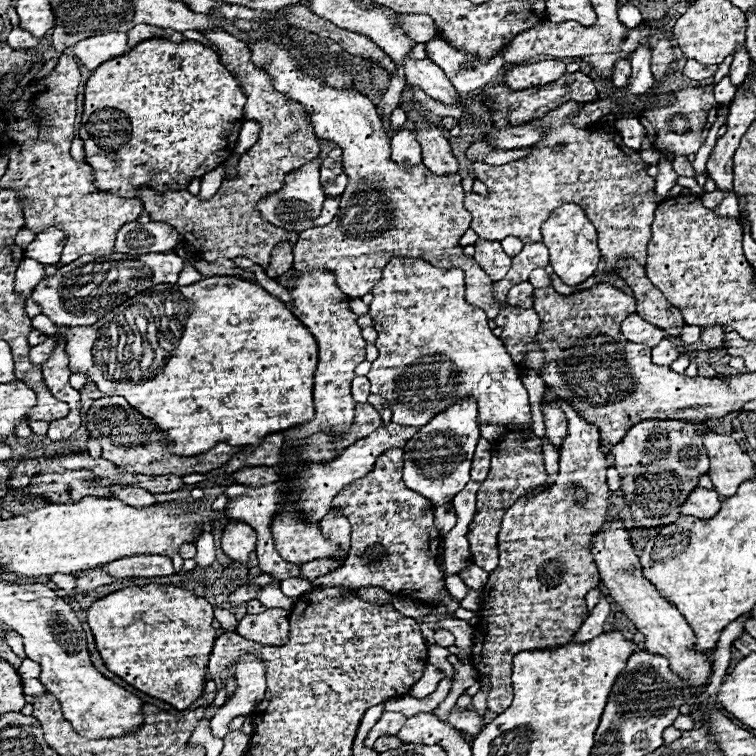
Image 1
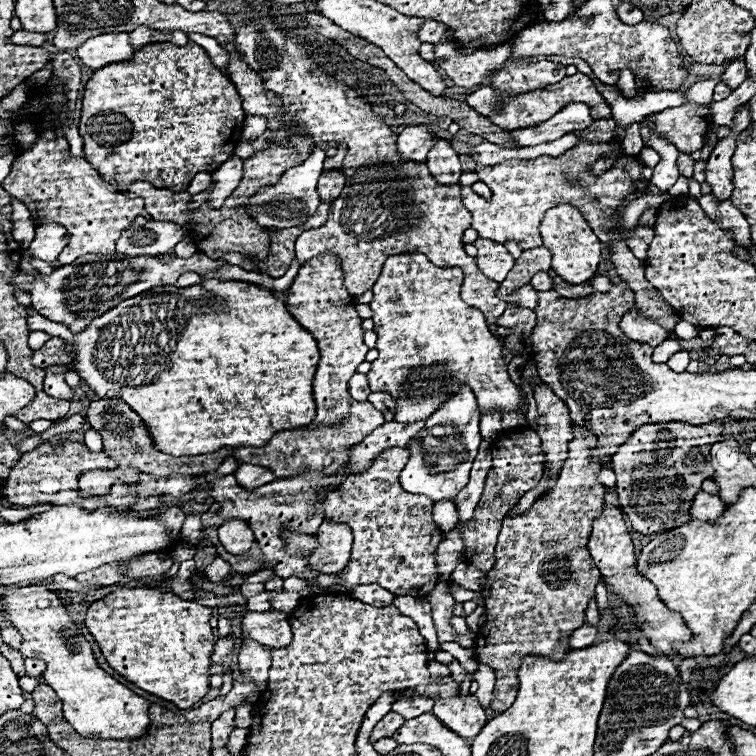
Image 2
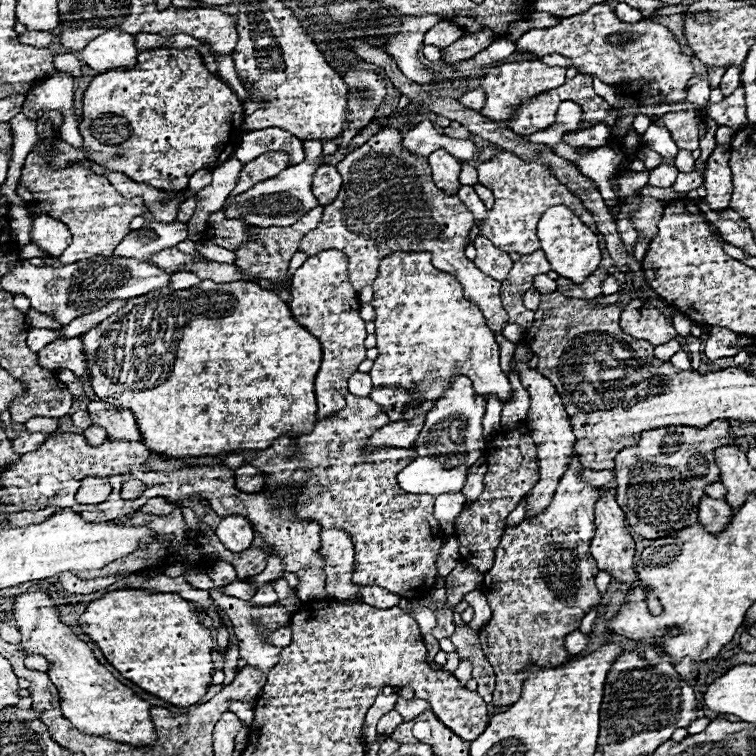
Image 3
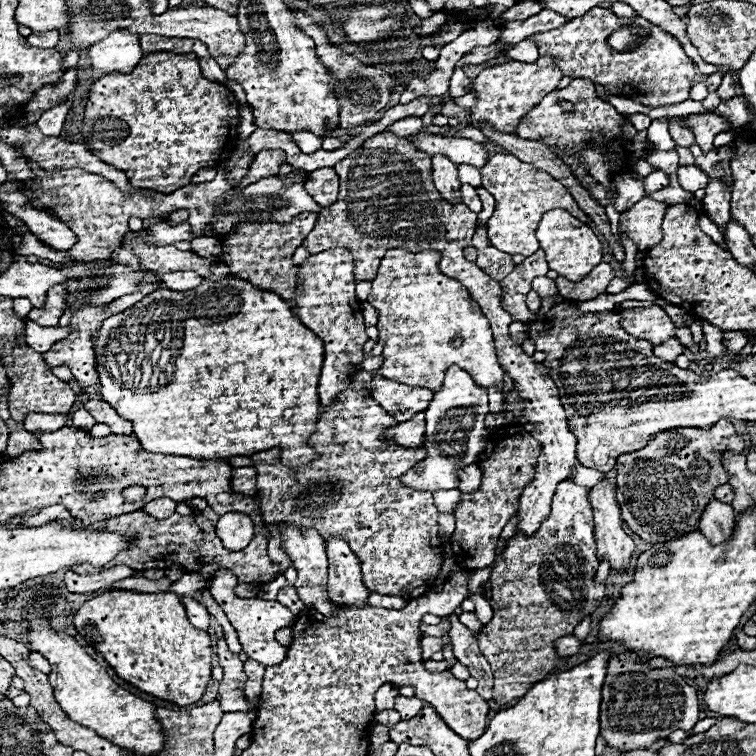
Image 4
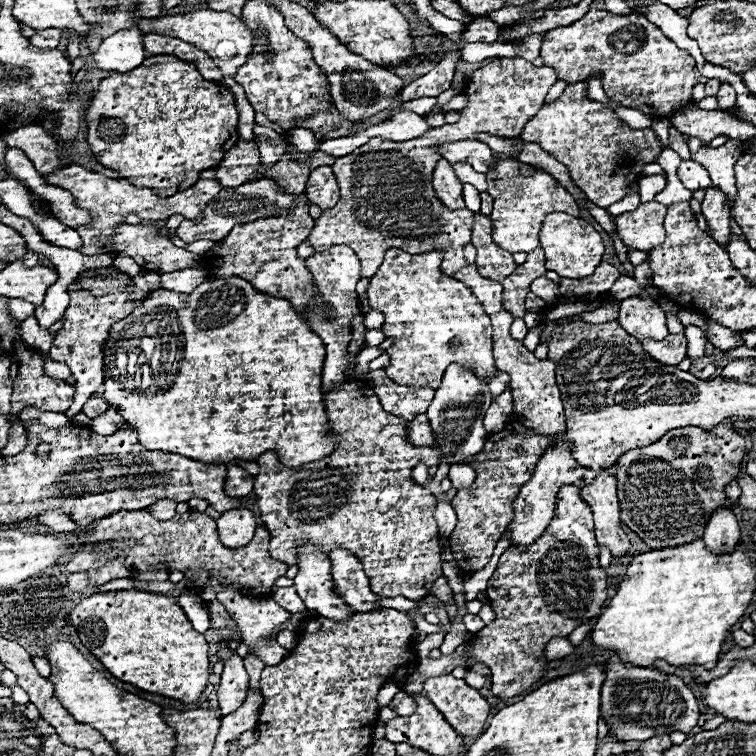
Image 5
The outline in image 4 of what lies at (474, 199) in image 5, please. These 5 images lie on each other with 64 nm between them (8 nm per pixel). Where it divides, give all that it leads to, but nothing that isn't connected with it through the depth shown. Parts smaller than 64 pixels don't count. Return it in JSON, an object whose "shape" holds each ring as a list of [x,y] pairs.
{"shape":[[[462,184],[460,188],[461,199],[470,210],[479,213],[482,210],[482,202],[476,191],[476,188],[469,184]]]}

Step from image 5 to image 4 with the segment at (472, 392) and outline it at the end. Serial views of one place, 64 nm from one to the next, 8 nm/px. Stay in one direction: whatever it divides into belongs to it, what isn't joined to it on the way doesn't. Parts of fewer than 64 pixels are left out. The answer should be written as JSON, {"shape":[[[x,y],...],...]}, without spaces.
{"shape":[[[450,366],[444,378],[442,388],[434,394],[426,414],[426,442],[422,444],[428,448],[428,456],[424,458],[424,470],[418,474],[414,468],[404,474],[400,480],[416,490],[450,490],[458,488],[456,470],[468,464],[474,464],[486,448],[488,430],[484,426],[484,416],[488,414],[488,390],[478,386],[468,372],[458,366]]]}

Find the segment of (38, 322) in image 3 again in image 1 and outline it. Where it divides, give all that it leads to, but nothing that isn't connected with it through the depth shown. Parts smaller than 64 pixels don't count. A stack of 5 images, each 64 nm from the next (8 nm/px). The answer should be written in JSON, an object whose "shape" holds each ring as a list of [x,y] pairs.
{"shape":[[[212,276],[204,278],[196,284],[190,286],[178,286],[178,284],[164,284],[156,288],[148,288],[148,292],[140,292],[132,300],[126,300],[120,304],[116,310],[108,312],[104,318],[90,327],[66,327],[58,326],[50,322],[44,314],[38,314],[32,318],[32,328],[40,330],[46,336],[56,336],[64,334],[66,336],[66,354],[70,358],[70,370],[72,372],[82,372],[88,376],[90,382],[96,384],[96,388],[104,396],[124,396],[132,408],[136,408],[142,416],[148,416],[160,432],[172,442],[168,446],[176,456],[198,456],[202,452],[208,452],[220,442],[232,444],[232,446],[258,446],[266,436],[288,430],[292,426],[310,422],[314,418],[314,402],[312,402],[312,378],[314,370],[318,364],[318,346],[316,340],[310,336],[310,332],[304,328],[304,324],[286,308],[286,304],[272,294],[268,294],[262,286],[248,282],[248,280],[238,280],[238,278],[228,278],[228,276]]]}

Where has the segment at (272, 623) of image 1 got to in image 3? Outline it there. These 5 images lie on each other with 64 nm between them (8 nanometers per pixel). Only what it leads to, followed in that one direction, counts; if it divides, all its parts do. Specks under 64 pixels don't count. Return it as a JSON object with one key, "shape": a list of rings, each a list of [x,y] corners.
{"shape":[[[288,626],[278,628],[276,632],[272,632],[272,634],[268,636],[268,642],[270,642],[270,644],[276,644],[276,646],[280,646],[280,648],[288,646],[290,640],[292,640],[292,634],[290,634],[290,628],[288,628]]]}

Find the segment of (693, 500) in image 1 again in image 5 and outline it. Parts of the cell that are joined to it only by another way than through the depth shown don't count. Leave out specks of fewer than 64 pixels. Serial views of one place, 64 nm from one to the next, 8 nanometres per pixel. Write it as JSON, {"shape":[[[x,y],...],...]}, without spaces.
{"shape":[[[726,508],[716,510],[706,524],[702,540],[706,548],[714,554],[732,552],[736,548],[736,542],[740,542],[740,526],[736,522],[734,512]]]}

